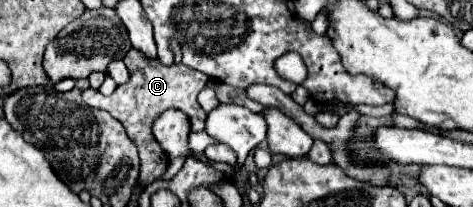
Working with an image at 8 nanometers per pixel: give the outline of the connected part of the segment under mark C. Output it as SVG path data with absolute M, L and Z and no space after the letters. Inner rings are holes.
M131 48L125 58L123 58L125 66L129 68L129 82L117 86L117 90L111 96L103 96L93 92L91 88L83 92L83 102L91 108L103 108L107 110L113 118L117 118L125 130L127 136L135 142L137 150L139 150L139 160L141 160L141 168L139 168L139 186L151 184L159 178L163 178L167 164L169 164L169 156L165 154L165 150L159 146L159 142L155 142L155 136L151 134L151 126L155 122L155 118L159 118L165 110L177 108L182 110L192 120L192 132L200 132L205 129L205 120L207 113L199 106L197 102L197 94L205 88L207 84L207 74L191 70L183 64L173 64L173 66L163 66L159 60L151 60L145 54L139 54L135 48Z

